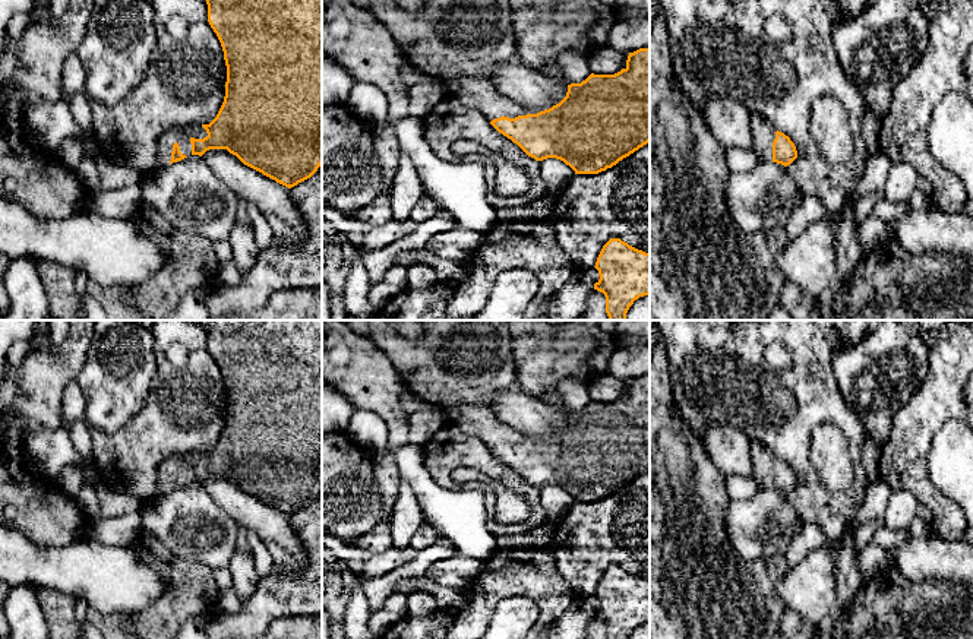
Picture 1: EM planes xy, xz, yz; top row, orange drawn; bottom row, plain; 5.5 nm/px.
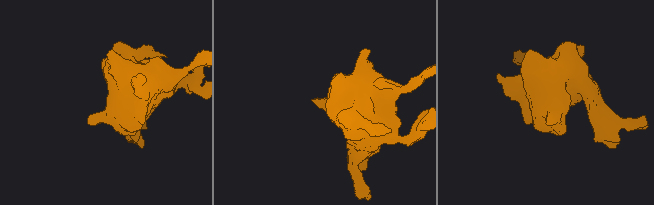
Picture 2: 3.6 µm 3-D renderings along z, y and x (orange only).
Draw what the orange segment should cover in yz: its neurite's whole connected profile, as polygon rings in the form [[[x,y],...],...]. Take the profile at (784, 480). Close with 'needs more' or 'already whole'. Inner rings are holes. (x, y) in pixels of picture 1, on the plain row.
[[[751,440],[754,480],[761,490],[777,490],[784,494],[797,485],[794,471],[789,464],[775,458],[759,440]]]; needs more

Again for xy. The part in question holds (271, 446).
[[[209,320],[206,332],[227,393],[224,430],[209,452],[164,459],[155,471],[157,490],[164,494],[209,477],[227,477],[244,493],[291,516],[322,493],[322,320]]]; needs more

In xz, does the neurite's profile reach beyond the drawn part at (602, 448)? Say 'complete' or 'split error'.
split error

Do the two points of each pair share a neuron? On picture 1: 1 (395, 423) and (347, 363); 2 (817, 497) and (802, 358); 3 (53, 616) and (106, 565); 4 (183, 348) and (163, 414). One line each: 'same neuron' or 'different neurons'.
1: same neuron
2: same neuron
3: different neurons
4: same neuron

